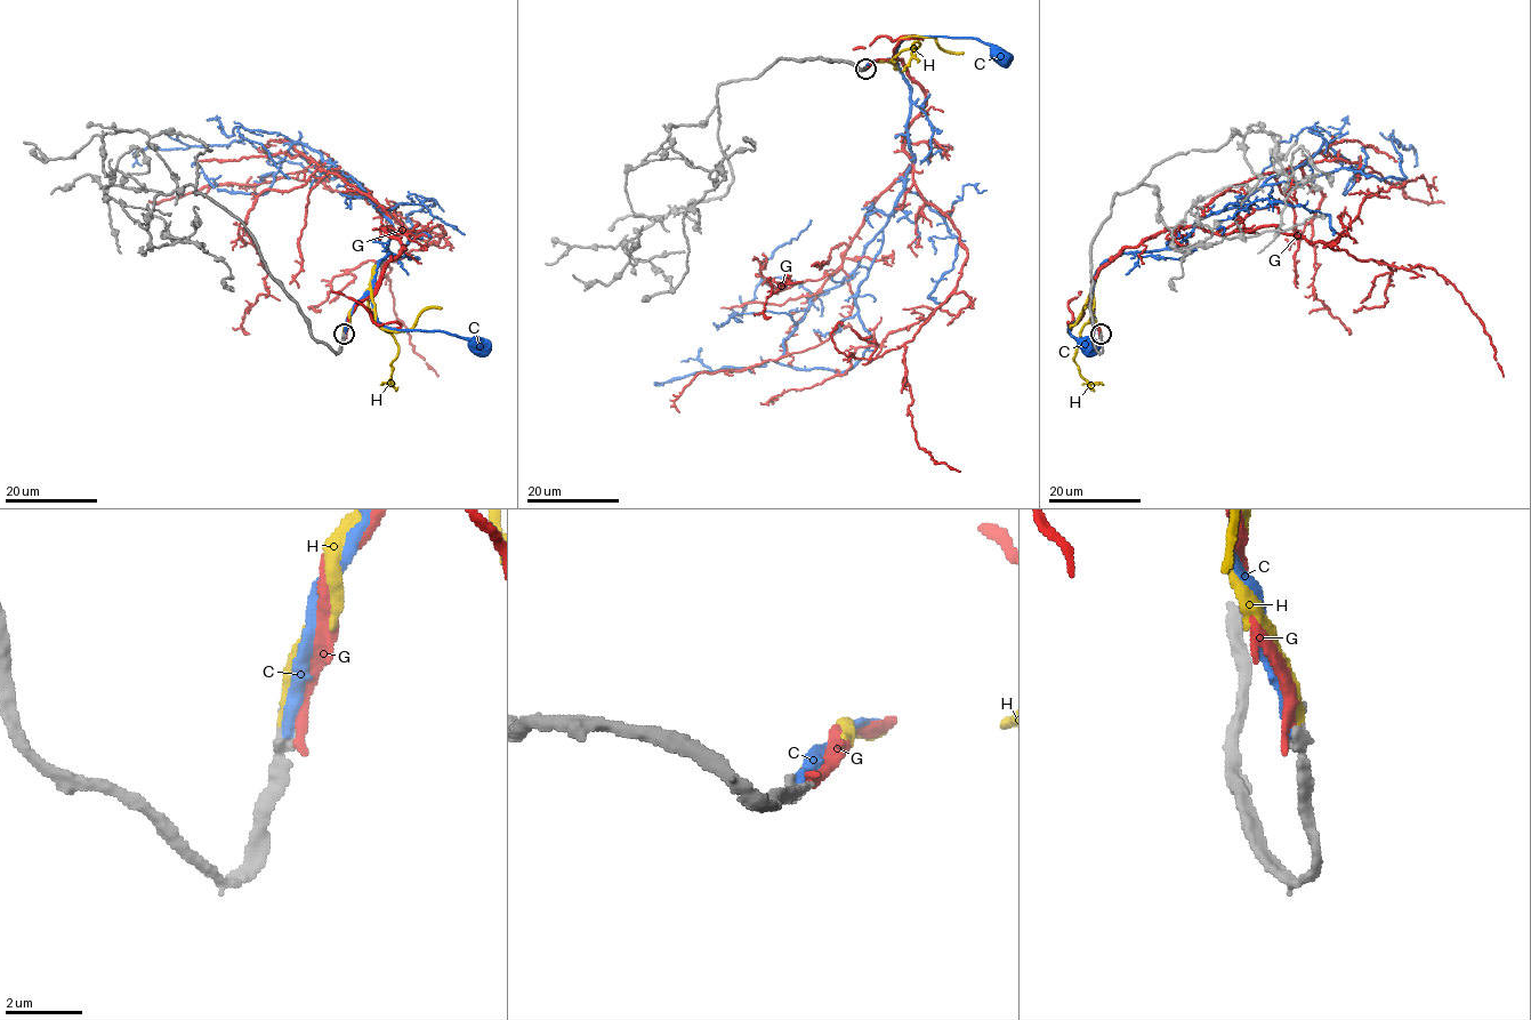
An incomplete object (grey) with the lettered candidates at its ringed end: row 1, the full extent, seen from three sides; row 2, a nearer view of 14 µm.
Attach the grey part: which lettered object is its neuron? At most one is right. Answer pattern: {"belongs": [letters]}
{"belongs": ["H"]}

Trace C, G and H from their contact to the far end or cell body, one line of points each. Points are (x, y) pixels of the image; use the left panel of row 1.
C: (344, 336), (351, 311), (369, 294), (373, 314), (383, 326), (444, 330), (480, 339), (483, 343), (481, 346)
G: (345, 335), (404, 247), (383, 227), (437, 225), (436, 242), (383, 263), (395, 315), (437, 376)
H: (344, 335), (351, 311), (369, 292), (375, 321), (389, 330), (411, 329), (425, 310), (442, 307)

